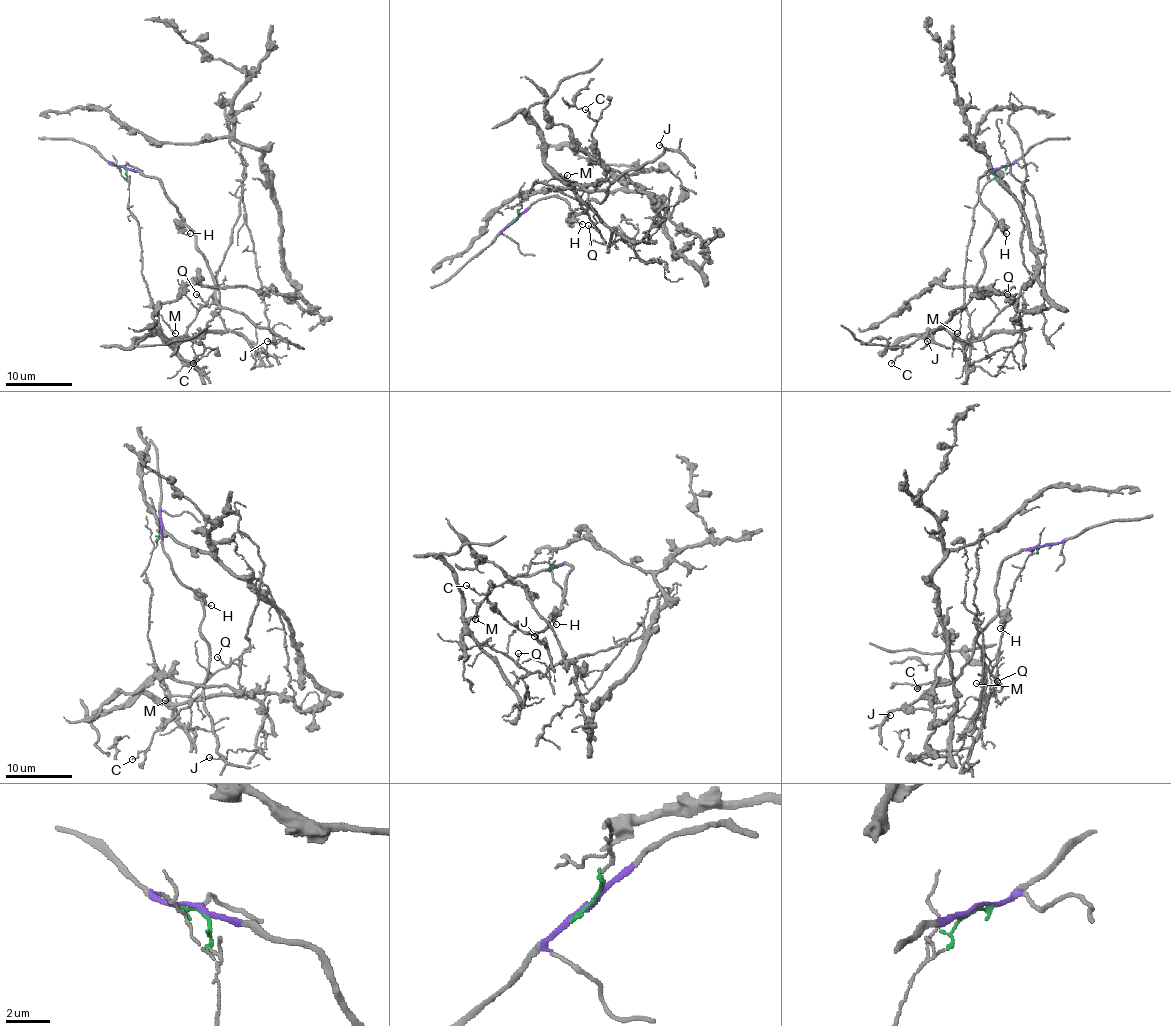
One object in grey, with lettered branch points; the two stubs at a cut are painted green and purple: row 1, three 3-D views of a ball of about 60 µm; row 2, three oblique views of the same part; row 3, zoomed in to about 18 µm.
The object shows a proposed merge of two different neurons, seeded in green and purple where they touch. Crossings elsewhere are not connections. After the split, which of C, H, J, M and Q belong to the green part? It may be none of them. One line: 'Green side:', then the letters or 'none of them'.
Green side: M, Q

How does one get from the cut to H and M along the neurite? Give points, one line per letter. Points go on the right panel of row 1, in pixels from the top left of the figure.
H: (1002, 166), (979, 180), (979, 200), (1005, 234)
M: (1004, 166), (984, 187), (974, 209), (964, 277), (964, 305), (957, 334)

